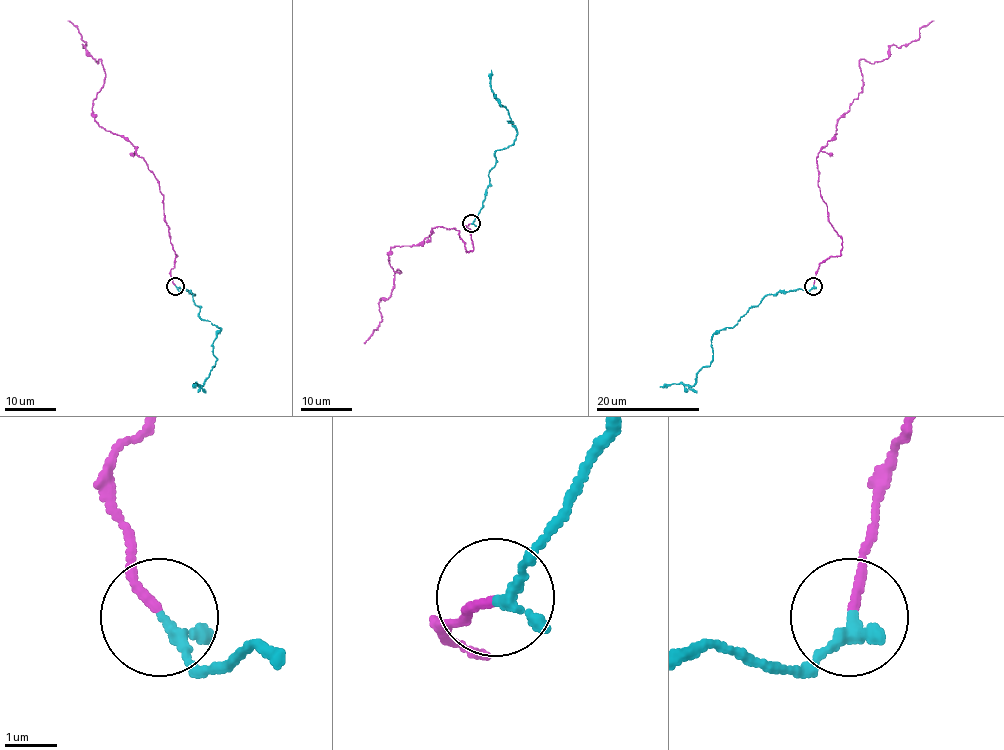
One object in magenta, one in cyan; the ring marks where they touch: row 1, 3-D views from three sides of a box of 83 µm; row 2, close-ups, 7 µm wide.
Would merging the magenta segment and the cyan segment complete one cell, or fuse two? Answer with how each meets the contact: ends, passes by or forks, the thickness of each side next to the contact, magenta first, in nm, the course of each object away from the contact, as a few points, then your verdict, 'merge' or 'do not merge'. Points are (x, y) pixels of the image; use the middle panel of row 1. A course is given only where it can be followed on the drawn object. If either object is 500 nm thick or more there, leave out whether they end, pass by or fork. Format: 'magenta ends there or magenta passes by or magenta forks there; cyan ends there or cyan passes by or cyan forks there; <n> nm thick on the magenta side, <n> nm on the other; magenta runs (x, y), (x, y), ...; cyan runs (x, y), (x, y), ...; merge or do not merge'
magenta ends there; cyan passes by; 160 nm thick on the magenta side, 170 nm on the other; magenta runs (471, 223), (469, 252), (459, 232), (443, 226), (390, 248), (388, 261), (401, 273), (365, 344); cyan runs (471, 223), (495, 153), (513, 143), (516, 130), (491, 87), (491, 69); merge

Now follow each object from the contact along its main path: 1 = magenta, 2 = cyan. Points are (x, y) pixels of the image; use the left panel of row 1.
1: (175, 285), (170, 270), (177, 256), (159, 181), (135, 148), (94, 119), (102, 61), (83, 47), (69, 20)
2: (175, 285), (193, 294), (199, 315), (220, 329), (213, 343), (217, 360), (201, 386), (195, 383), (195, 387)

